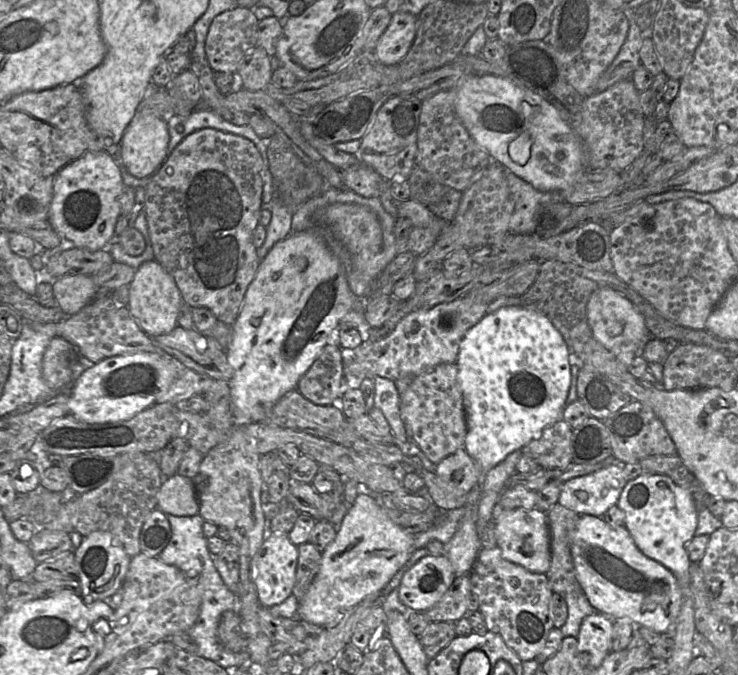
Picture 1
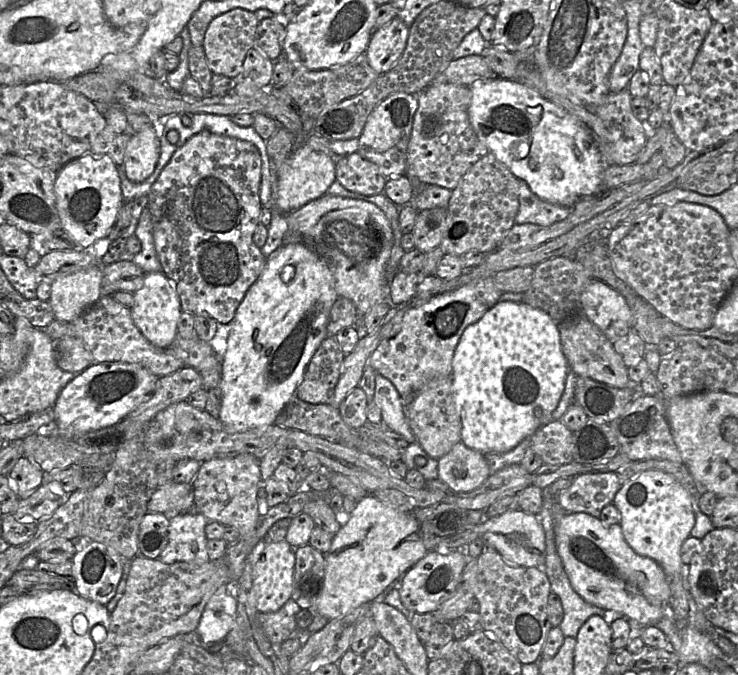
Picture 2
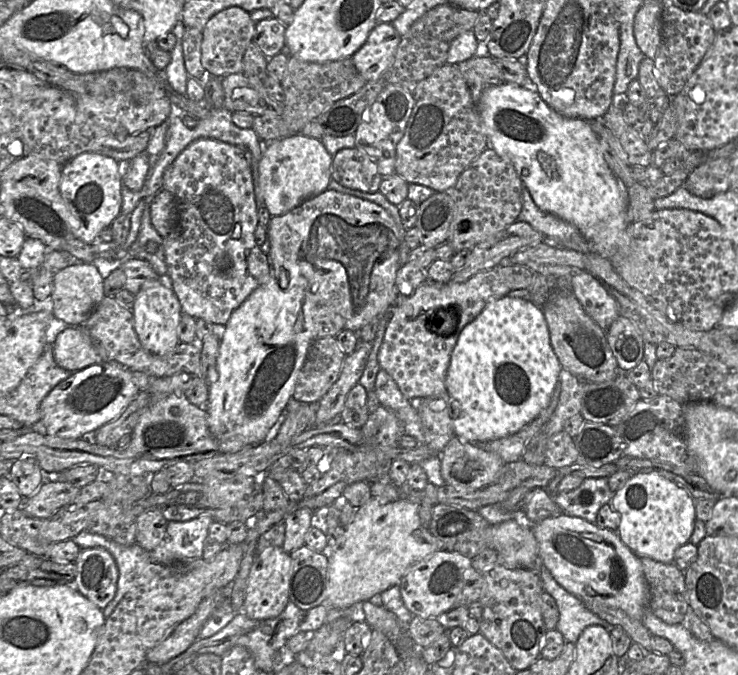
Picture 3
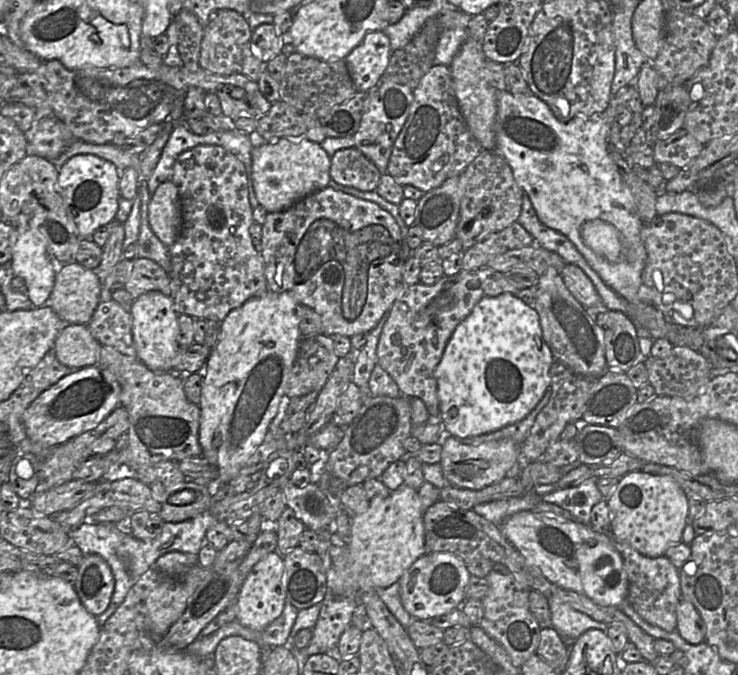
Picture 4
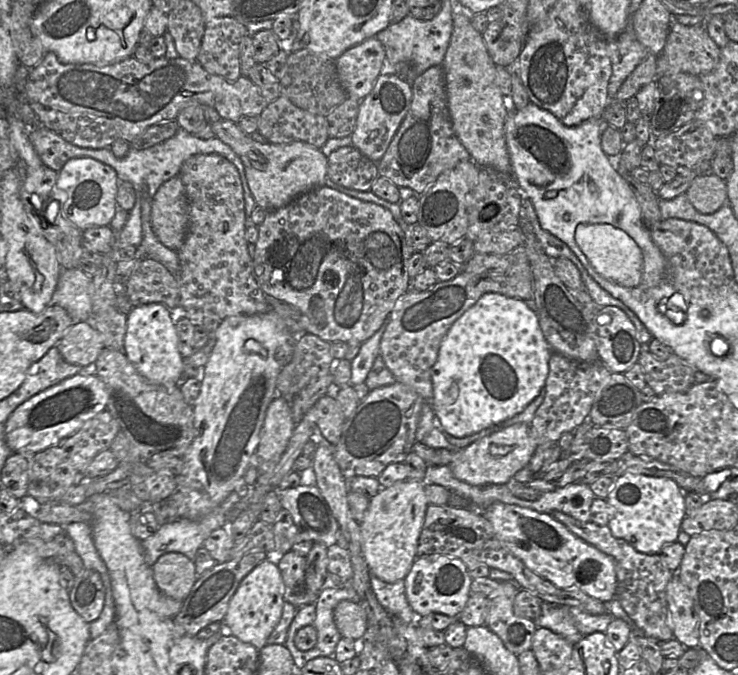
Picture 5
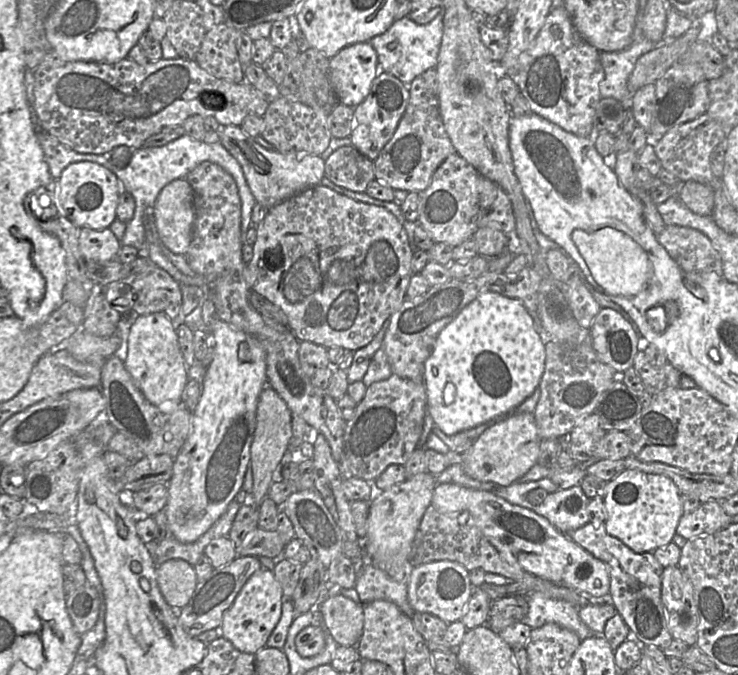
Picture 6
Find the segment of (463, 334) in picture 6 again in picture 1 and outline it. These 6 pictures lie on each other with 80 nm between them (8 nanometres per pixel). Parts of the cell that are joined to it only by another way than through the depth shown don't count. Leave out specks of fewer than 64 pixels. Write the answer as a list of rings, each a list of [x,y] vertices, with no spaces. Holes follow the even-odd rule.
[[[522,305],[503,306],[486,314],[465,333],[455,363],[467,424],[464,448],[478,464],[482,475],[486,476],[509,454],[537,438],[544,428],[563,419],[571,384],[570,349],[544,314]]]

